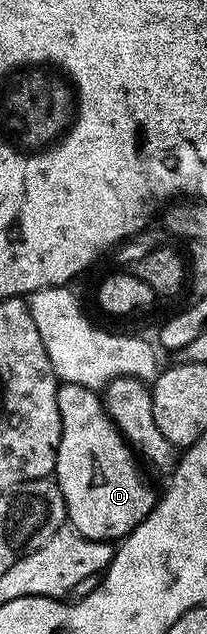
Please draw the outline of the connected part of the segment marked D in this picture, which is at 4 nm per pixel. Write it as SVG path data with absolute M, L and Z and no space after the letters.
M65 382L56 389L55 395L61 420L61 440L57 448L53 480L61 488L61 496L65 496L70 529L98 542L122 540L133 532L133 528L137 528L137 524L141 524L141 520L145 520L145 516L149 516L157 501L157 490L155 494L154 488L143 476L139 468L140 459L103 409L102 397L96 391L81 384Z

